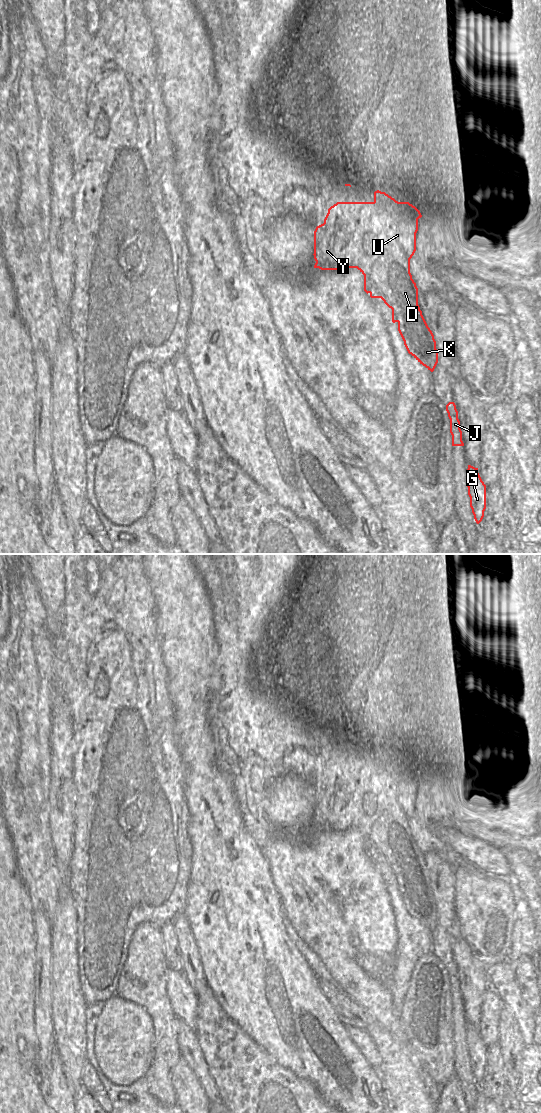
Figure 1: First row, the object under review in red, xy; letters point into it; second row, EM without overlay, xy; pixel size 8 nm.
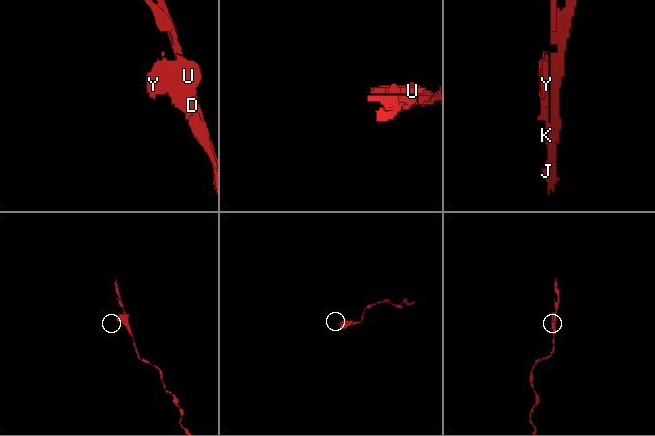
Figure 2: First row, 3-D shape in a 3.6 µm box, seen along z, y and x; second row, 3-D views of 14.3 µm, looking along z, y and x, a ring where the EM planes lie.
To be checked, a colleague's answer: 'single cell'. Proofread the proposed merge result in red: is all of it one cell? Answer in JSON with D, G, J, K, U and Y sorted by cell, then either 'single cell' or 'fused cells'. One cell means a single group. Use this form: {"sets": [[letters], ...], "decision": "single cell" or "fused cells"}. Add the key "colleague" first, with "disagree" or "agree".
{"colleague": "disagree", "sets": [["D", "U", "Y"], ["G", "J", "K"]], "decision": "fused cells"}

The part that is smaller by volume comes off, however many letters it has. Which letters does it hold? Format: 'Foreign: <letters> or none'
Foreign: D, U, Y.

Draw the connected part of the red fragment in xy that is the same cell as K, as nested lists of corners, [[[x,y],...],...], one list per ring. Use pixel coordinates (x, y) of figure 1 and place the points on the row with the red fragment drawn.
[[[422,311],[411,312],[405,320],[399,321],[398,331],[408,353],[433,372],[438,363],[438,351],[434,335],[427,325]]]

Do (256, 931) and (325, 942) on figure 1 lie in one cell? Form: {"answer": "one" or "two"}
{"answer": "two"}

